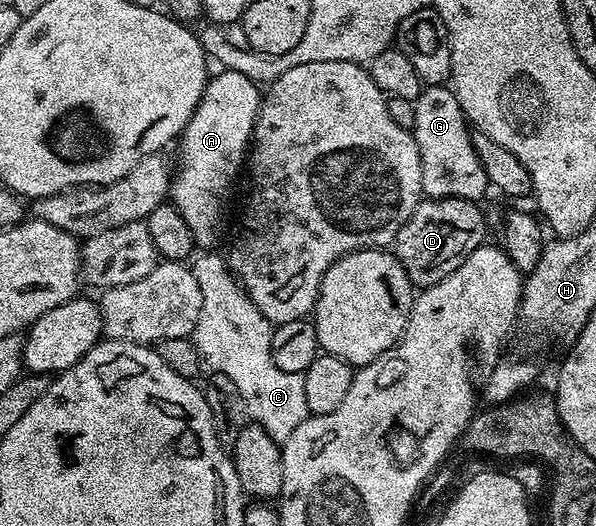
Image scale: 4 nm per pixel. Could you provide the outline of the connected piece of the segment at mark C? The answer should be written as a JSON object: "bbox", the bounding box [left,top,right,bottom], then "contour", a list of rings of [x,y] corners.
{"bbox":[192,253,310,445],"contour":[[[218,253],[199,254],[192,263],[202,298],[200,321],[196,321],[192,336],[193,345],[211,372],[228,377],[228,381],[240,389],[240,397],[244,397],[246,402],[247,416],[281,445],[292,437],[296,425],[310,415],[304,397],[304,374],[293,375],[276,369],[276,361],[272,361],[274,332],[271,323],[247,297],[246,290],[230,270],[229,262],[214,254]]]}

